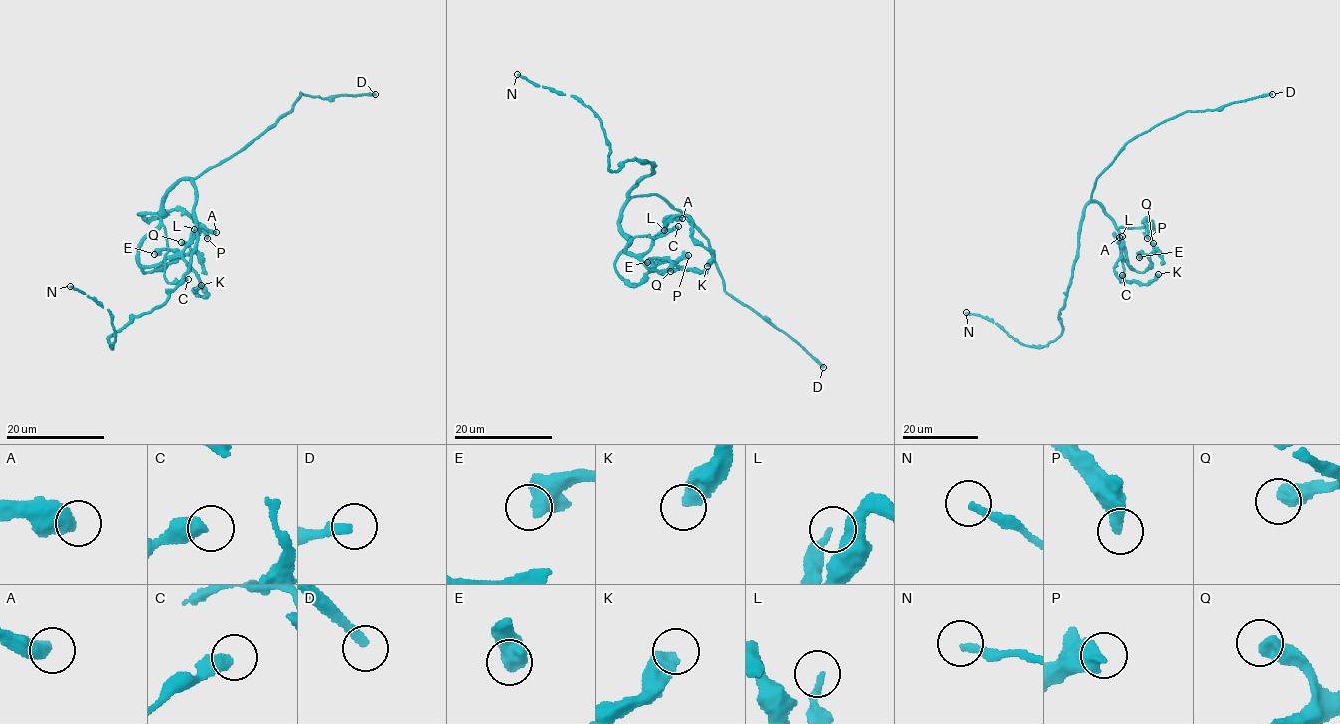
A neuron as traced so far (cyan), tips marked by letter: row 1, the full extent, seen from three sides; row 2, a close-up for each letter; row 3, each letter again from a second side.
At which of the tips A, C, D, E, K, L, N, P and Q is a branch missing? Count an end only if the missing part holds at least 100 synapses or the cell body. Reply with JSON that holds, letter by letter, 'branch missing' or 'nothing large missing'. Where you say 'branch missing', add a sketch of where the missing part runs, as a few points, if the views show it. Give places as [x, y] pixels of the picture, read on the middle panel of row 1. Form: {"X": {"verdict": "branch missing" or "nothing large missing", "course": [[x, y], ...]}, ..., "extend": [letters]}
{"A": {"verdict": "nothing large missing"}, "C": {"verdict": "nothing large missing"}, "D": {"verdict": "branch missing"}, "E": {"verdict": "nothing large missing"}, "K": {"verdict": "nothing large missing"}, "L": {"verdict": "nothing large missing"}, "N": {"verdict": "nothing large missing"}, "P": {"verdict": "nothing large missing"}, "Q": {"verdict": "nothing large missing"}, "extend": ["D"]}

